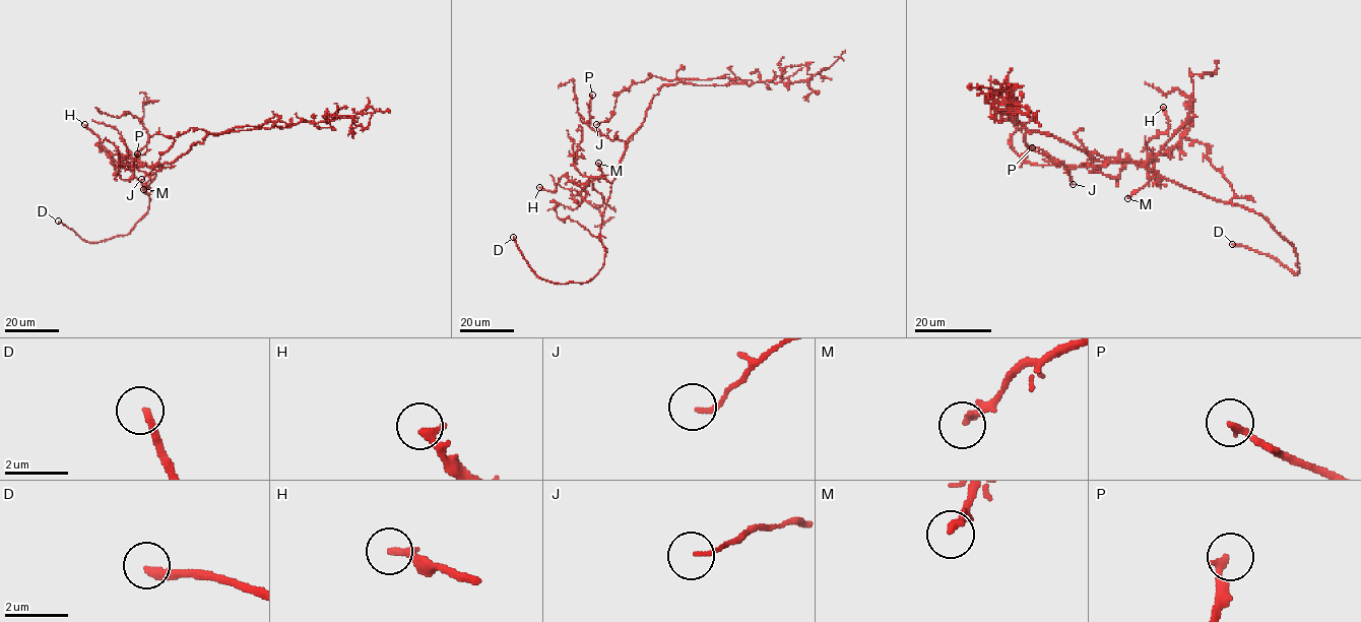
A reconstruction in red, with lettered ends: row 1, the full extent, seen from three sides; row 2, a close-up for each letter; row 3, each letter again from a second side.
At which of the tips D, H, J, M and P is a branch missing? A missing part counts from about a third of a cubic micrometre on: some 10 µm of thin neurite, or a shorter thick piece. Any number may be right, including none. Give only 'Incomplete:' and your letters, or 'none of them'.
Incomplete: D, P

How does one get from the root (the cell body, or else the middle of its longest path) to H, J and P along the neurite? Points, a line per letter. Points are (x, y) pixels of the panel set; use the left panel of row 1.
H: (193, 144), (155, 173), (135, 168), (134, 174), (123, 180), (115, 171), (112, 154), (84, 124)
J: (193, 144), (208, 134), (297, 124), (265, 122), (218, 133), (191, 128), (174, 138), (141, 179)
P: (193, 144), (171, 168), (135, 167), (137, 153)

